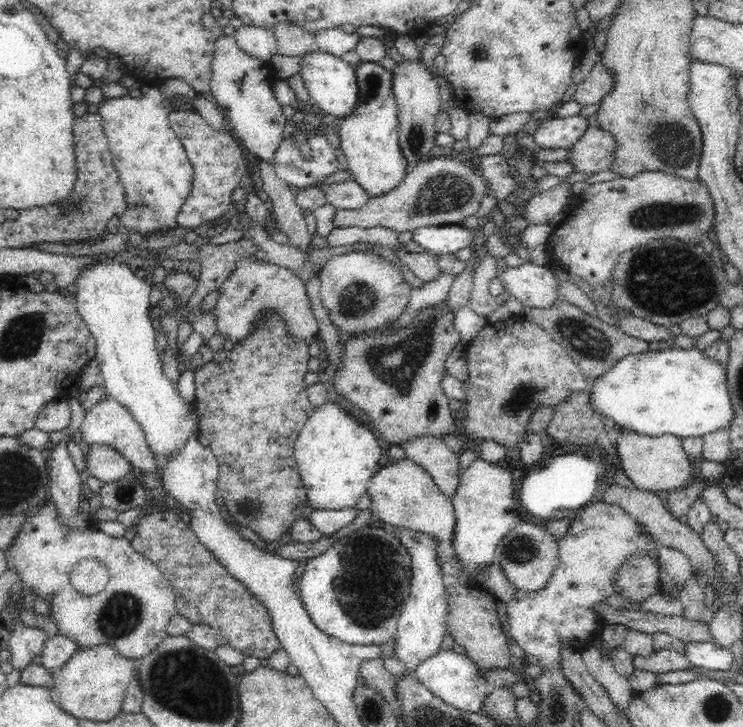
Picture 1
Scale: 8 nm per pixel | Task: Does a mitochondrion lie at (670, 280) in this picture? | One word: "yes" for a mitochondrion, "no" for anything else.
yes

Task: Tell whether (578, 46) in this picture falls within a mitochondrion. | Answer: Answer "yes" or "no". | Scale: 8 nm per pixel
no

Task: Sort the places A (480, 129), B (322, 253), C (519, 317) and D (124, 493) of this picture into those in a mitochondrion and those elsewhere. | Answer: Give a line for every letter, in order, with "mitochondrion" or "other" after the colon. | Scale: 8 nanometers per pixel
A: other
B: other
C: other
D: mitochondrion

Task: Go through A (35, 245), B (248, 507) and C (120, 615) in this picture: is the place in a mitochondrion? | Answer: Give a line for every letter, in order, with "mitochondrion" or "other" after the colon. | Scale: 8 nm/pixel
A: other
B: mitochondrion
C: mitochondrion

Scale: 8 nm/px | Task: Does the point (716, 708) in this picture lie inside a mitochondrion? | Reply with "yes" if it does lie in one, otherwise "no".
yes

